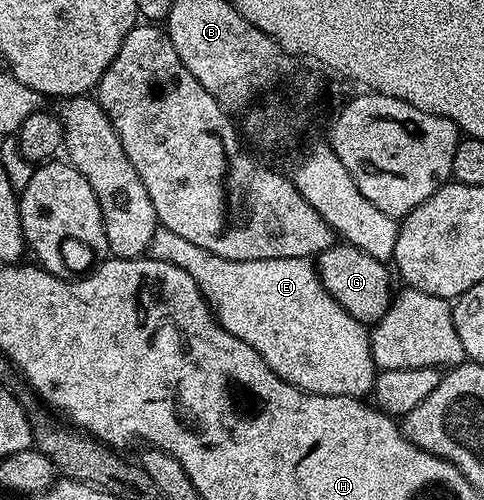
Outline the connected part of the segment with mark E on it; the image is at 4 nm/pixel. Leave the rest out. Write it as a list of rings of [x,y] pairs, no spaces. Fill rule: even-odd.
[[[309,259],[234,262],[230,266],[230,277],[236,284],[256,284],[262,298],[248,302],[262,302],[262,306],[234,316],[218,316],[219,324],[226,332],[238,336],[238,340],[246,340],[281,380],[305,394],[363,399],[373,393],[378,371],[372,362],[369,327],[354,320],[354,316],[326,292]]]

